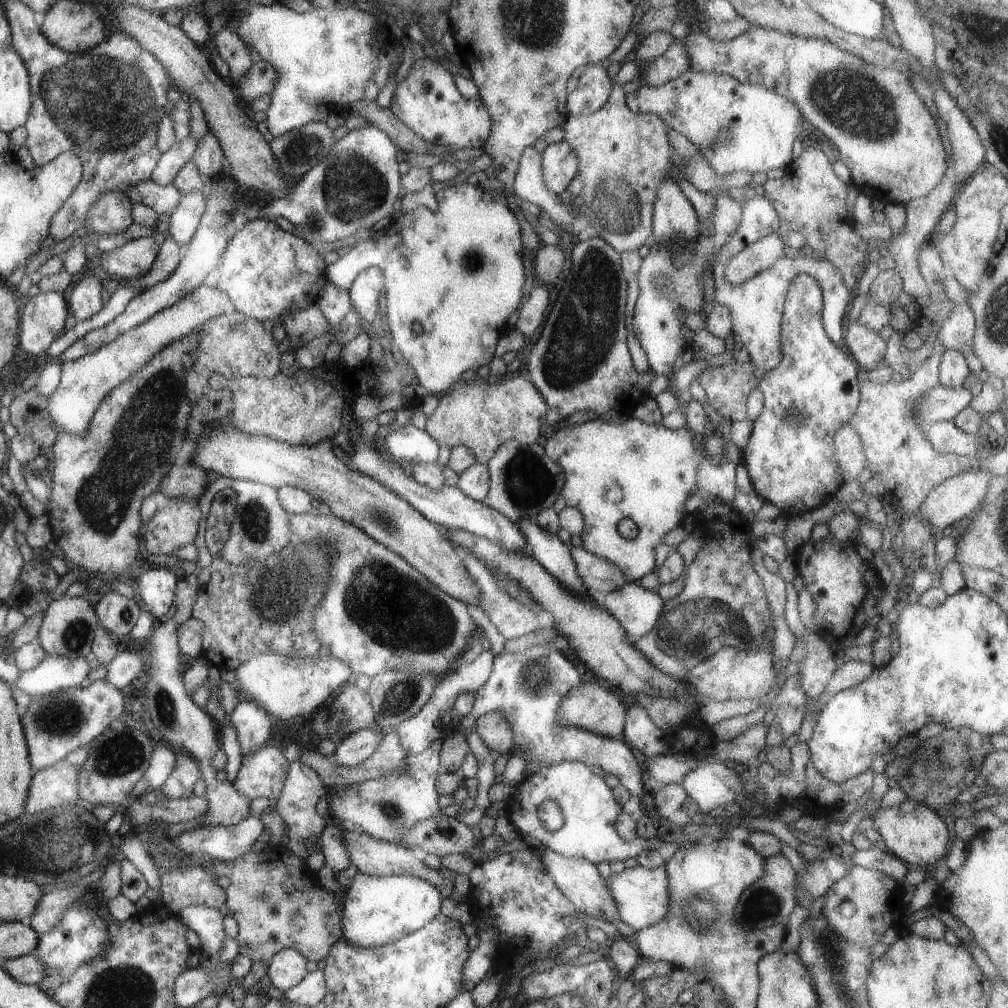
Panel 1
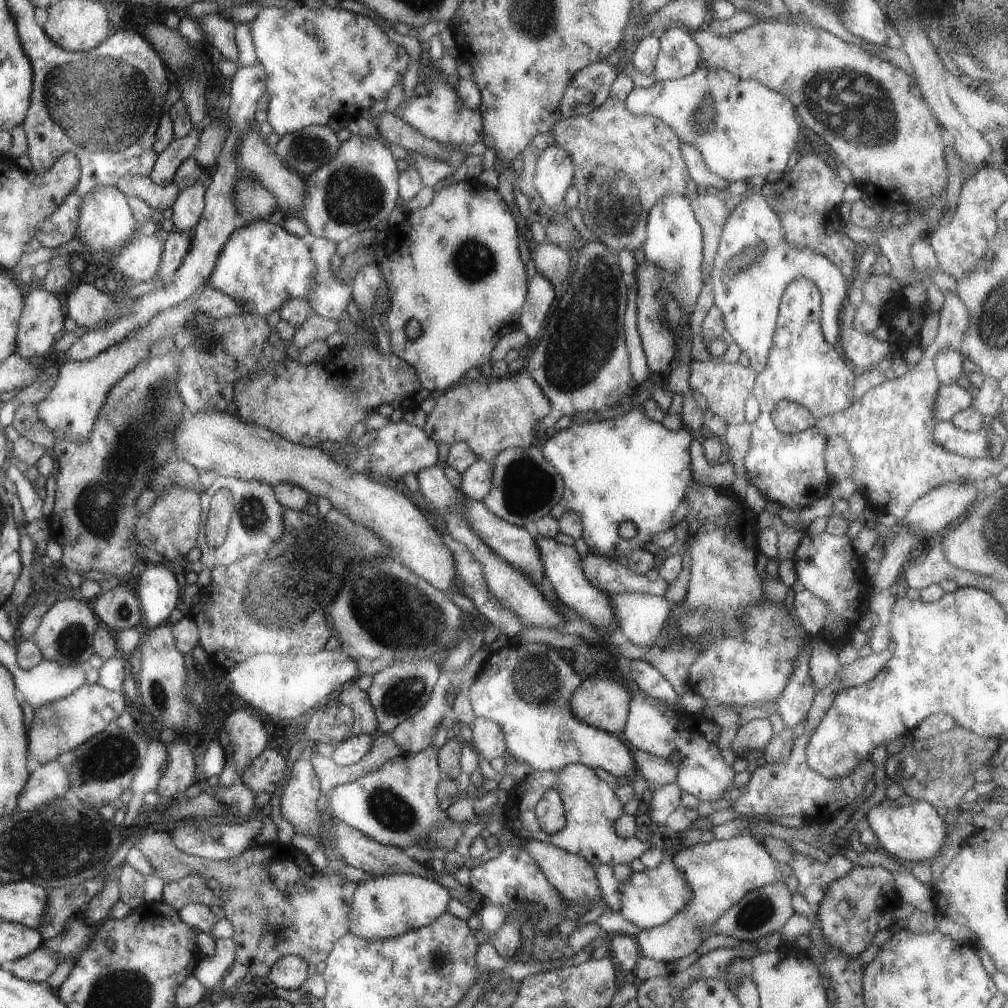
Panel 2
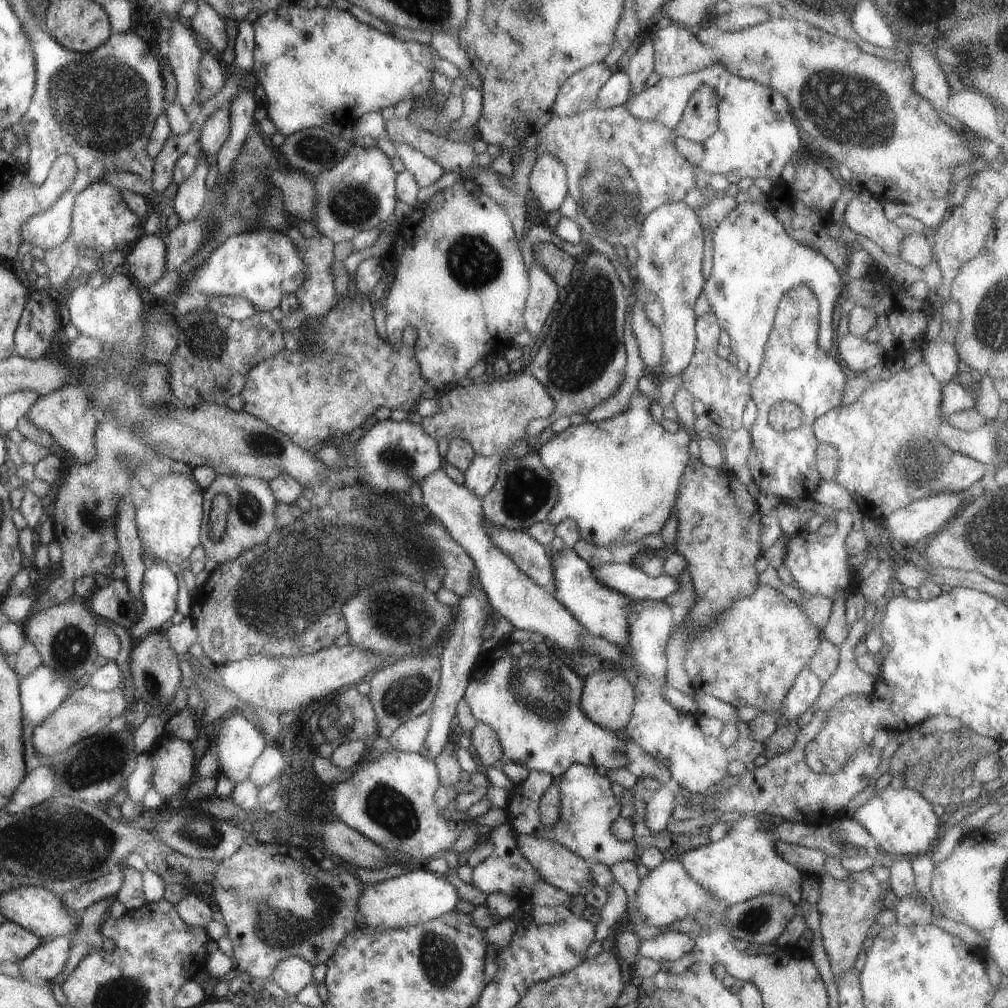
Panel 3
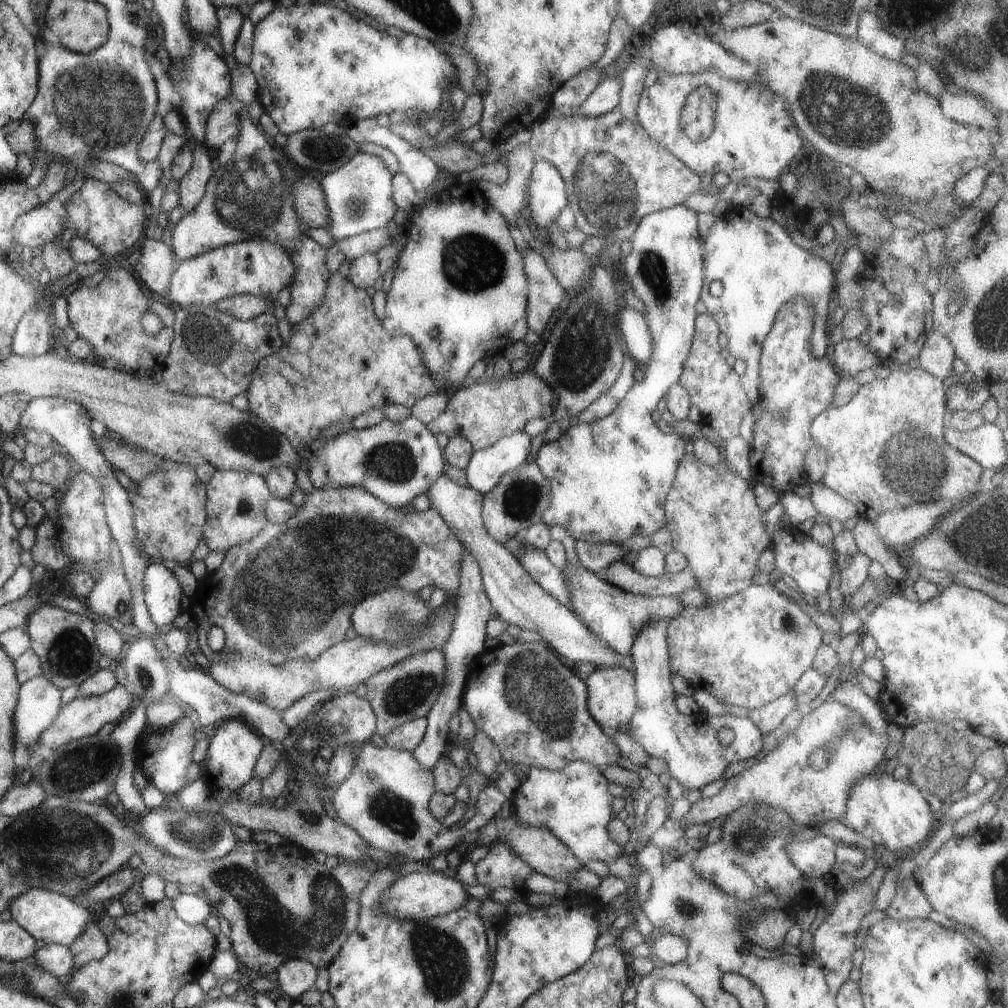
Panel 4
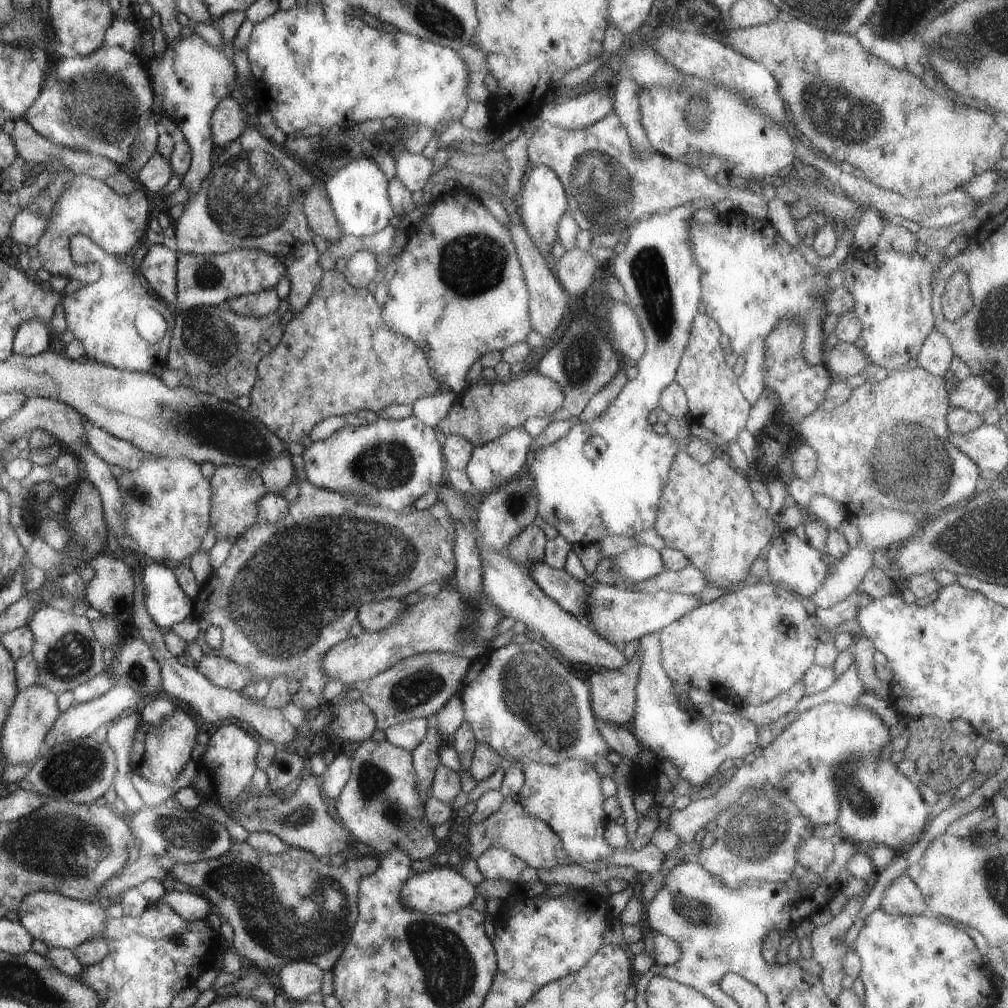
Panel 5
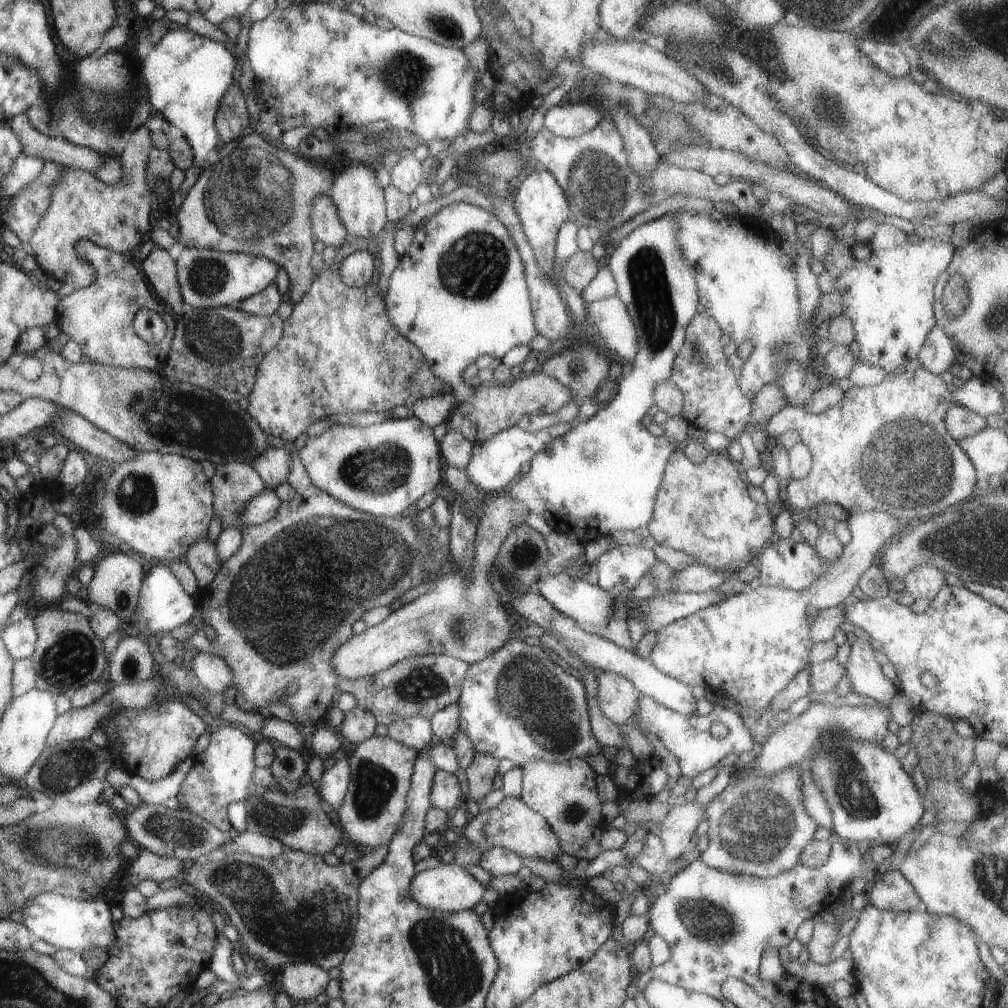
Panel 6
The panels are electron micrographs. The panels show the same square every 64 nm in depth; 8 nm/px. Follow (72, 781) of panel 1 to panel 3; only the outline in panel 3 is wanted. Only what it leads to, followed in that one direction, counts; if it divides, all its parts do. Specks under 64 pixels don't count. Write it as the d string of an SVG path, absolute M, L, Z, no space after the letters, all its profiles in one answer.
M39 766L33 772L29 772L25 776L25 780L19 784L19 788L15 790L15 794L11 795L7 806L3 808L7 814L15 814L21 812L25 808L33 808L37 804L41 804L43 800L47 800L53 794L55 788L55 774L49 766Z

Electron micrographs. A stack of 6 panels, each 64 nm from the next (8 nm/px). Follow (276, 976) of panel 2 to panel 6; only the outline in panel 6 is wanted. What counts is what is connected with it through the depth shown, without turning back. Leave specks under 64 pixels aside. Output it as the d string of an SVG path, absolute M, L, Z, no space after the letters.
M292 963L276 973L284 992L293 1005L307 1001L323 993L330 981L327 971L309 963Z

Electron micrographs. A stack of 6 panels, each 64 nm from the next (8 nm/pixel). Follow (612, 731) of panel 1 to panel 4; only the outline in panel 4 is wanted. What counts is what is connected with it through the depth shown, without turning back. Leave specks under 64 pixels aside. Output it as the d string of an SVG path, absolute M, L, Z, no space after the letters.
M605 666L595 668L584 681L586 682L585 706L589 716L601 727L625 728L636 705L634 676L621 666Z

